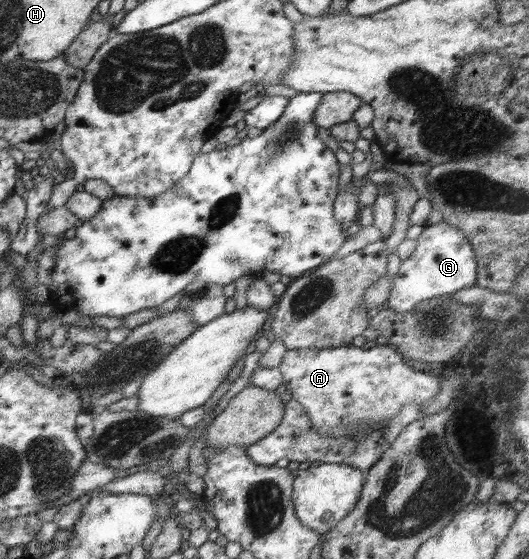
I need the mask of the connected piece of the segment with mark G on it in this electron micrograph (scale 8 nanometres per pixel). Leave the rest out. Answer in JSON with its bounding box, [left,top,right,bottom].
[388,222,477,313]

